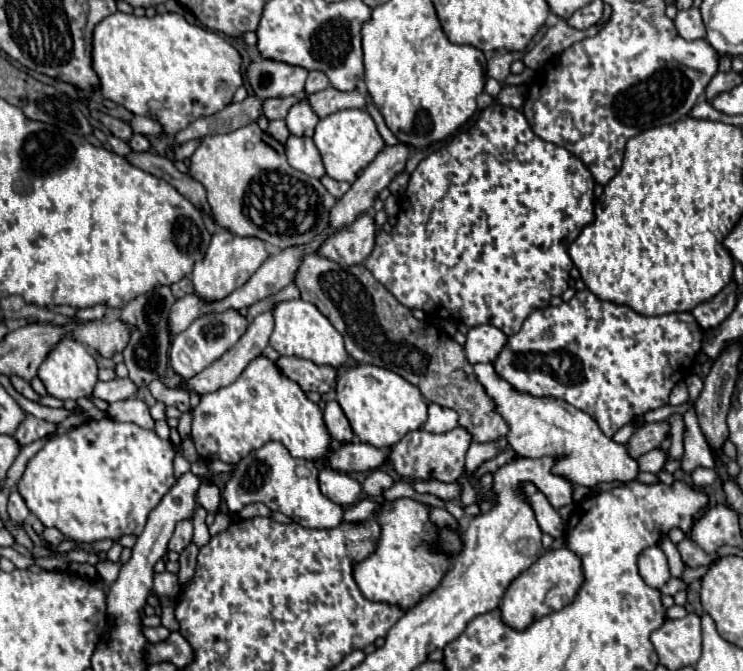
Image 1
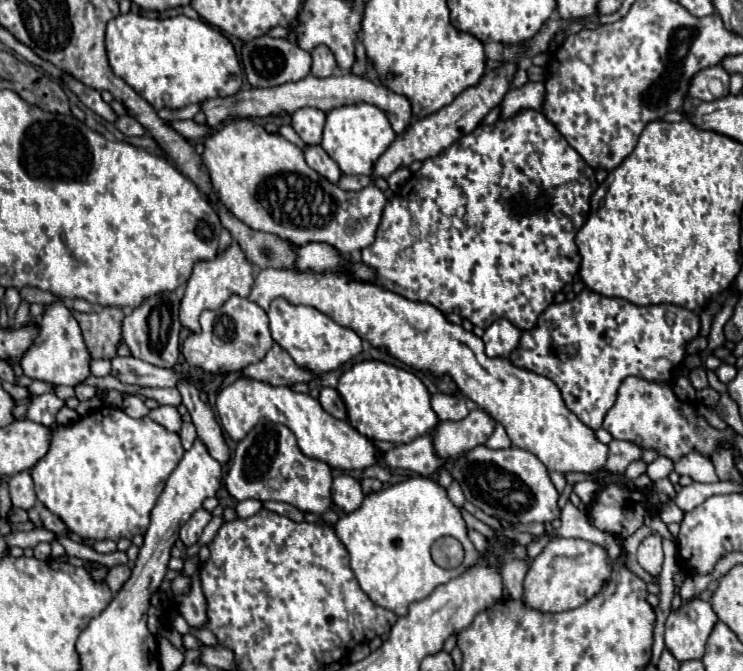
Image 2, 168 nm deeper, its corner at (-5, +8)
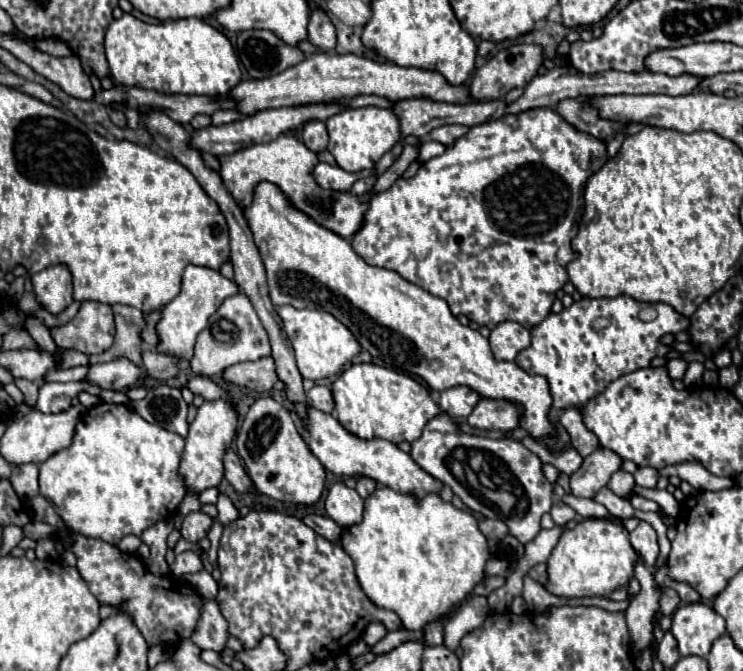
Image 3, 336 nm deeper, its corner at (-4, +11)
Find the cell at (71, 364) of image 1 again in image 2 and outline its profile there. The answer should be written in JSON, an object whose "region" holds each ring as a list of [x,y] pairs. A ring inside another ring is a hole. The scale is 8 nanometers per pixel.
{"region":[[[50,304],[40,320],[40,334],[32,348],[24,354],[24,360],[20,362],[26,376],[32,380],[44,380],[50,384],[62,384],[62,386],[78,386],[82,384],[92,372],[90,372],[90,352],[86,348],[86,342],[82,338],[78,322],[72,318],[70,310],[62,304]]]}

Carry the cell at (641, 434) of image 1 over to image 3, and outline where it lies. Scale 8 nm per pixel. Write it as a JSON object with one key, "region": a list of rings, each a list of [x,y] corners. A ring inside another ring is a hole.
{"region":[[[597,449],[583,459],[583,465],[569,477],[571,493],[575,497],[593,497],[607,485],[609,477],[621,467],[621,457],[609,449]]]}

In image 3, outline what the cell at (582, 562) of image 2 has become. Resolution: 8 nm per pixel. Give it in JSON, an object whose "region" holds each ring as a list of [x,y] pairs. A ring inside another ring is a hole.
{"region":[[[589,517],[585,521],[579,521],[571,531],[563,533],[559,543],[555,545],[547,561],[549,581],[545,583],[545,587],[559,597],[607,595],[631,581],[633,567],[637,563],[641,563],[641,557],[631,547],[629,531],[625,529],[621,519],[615,521],[611,517]]]}

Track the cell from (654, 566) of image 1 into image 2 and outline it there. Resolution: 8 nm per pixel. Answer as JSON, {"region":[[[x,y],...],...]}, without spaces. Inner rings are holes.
{"region":[[[648,536],[640,542],[640,558],[636,552],[636,560],[640,560],[640,566],[650,572],[652,576],[660,576],[662,570],[662,560],[664,560],[664,552],[662,552],[662,538],[660,536]]]}

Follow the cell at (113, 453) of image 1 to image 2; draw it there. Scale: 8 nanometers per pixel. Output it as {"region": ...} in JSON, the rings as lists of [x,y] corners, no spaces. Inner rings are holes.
{"region":[[[102,406],[102,410],[94,410],[68,426],[60,426],[50,440],[46,456],[38,460],[30,474],[34,480],[38,500],[52,514],[62,518],[68,530],[82,538],[110,538],[116,542],[120,538],[132,538],[136,534],[146,532],[150,524],[150,510],[154,508],[168,476],[178,466],[182,456],[184,450],[178,434],[168,432],[164,426],[156,424],[148,416],[134,420],[126,416],[120,408]]]}

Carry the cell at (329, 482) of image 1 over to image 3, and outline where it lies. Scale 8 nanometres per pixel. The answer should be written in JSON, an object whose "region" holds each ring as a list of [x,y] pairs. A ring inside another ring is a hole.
{"region":[[[335,483],[325,499],[325,511],[335,523],[347,529],[351,525],[361,523],[363,499],[355,493],[355,489],[345,487],[343,483]]]}

